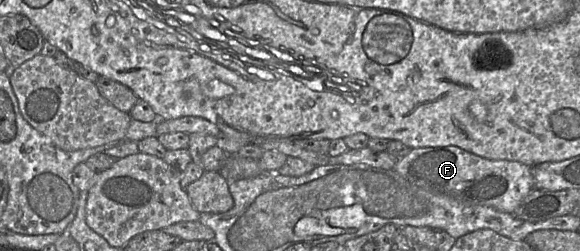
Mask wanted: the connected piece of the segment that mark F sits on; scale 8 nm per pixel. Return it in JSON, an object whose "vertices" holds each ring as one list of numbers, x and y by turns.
{"vertices":[[457,146,412,148,407,155,397,159,393,170,410,183,430,192,447,194,466,203,493,207,510,214,534,188,532,167,517,161,486,159]]}

